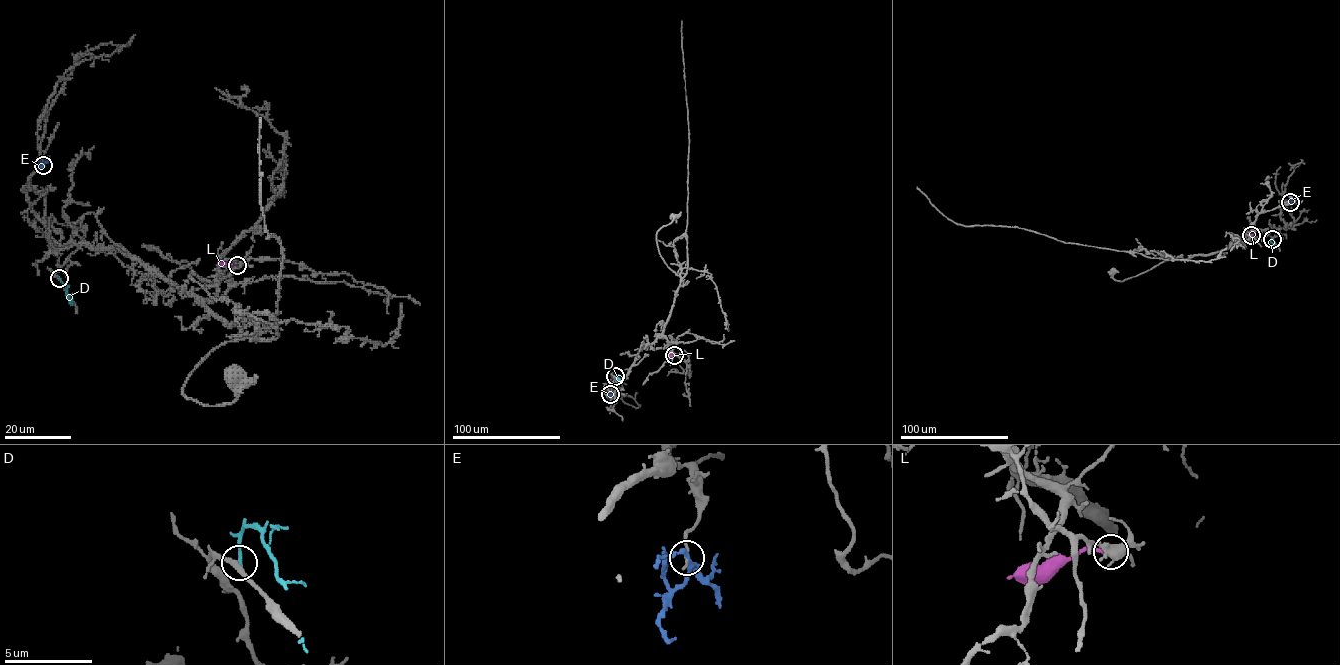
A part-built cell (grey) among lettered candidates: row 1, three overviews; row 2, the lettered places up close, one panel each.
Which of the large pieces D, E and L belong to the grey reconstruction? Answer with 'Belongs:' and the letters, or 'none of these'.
Belongs: none of these

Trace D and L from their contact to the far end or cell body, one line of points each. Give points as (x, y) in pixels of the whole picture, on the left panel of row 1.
D: (59, 278), (71, 301), (72, 298)
L: (236, 265), (217, 262)

